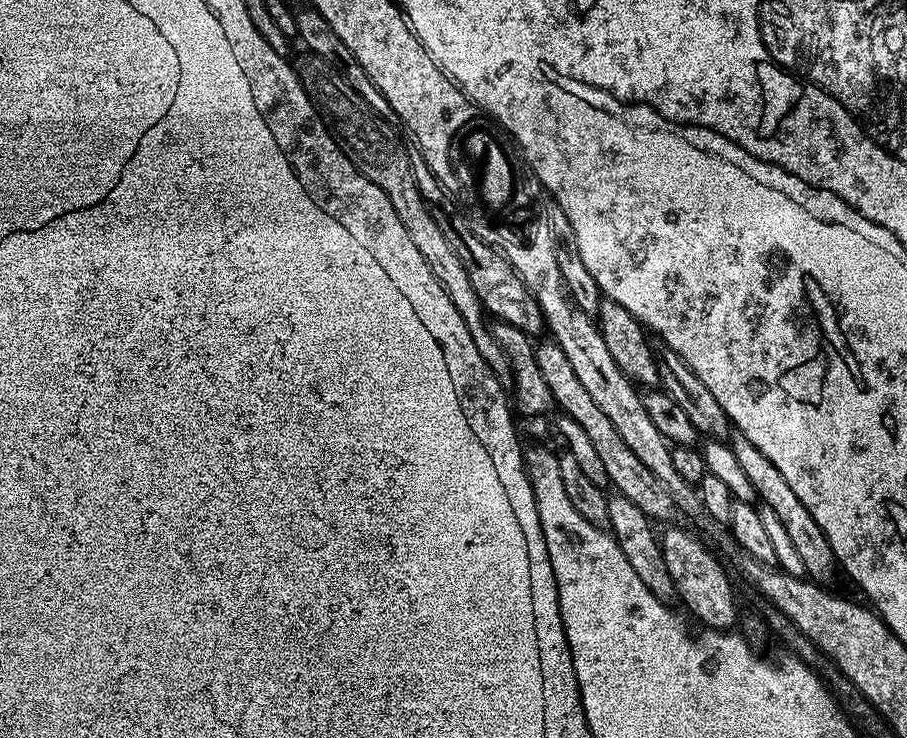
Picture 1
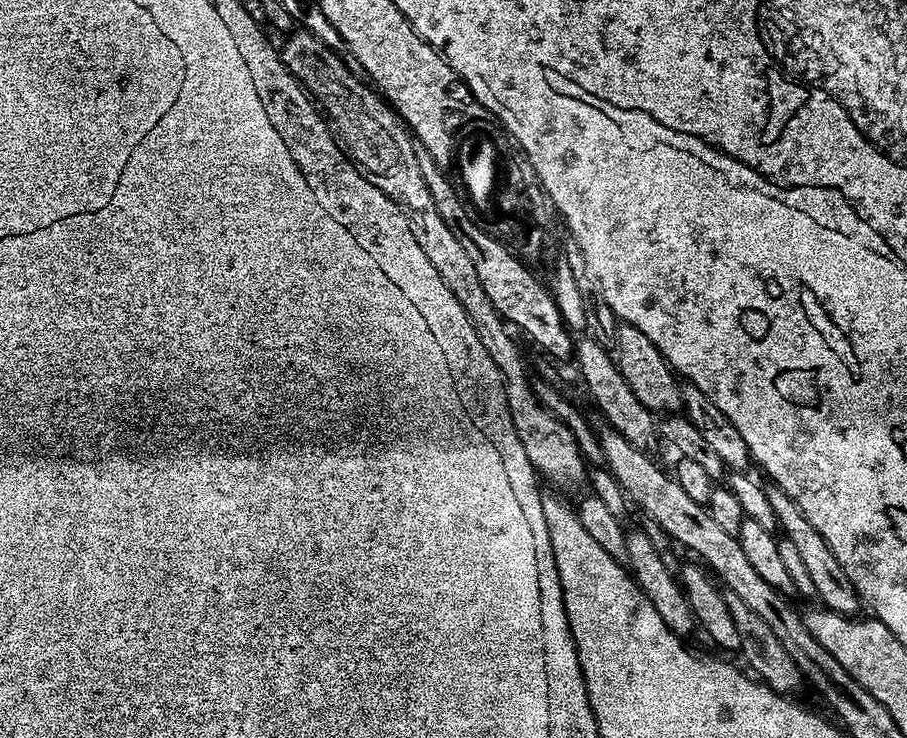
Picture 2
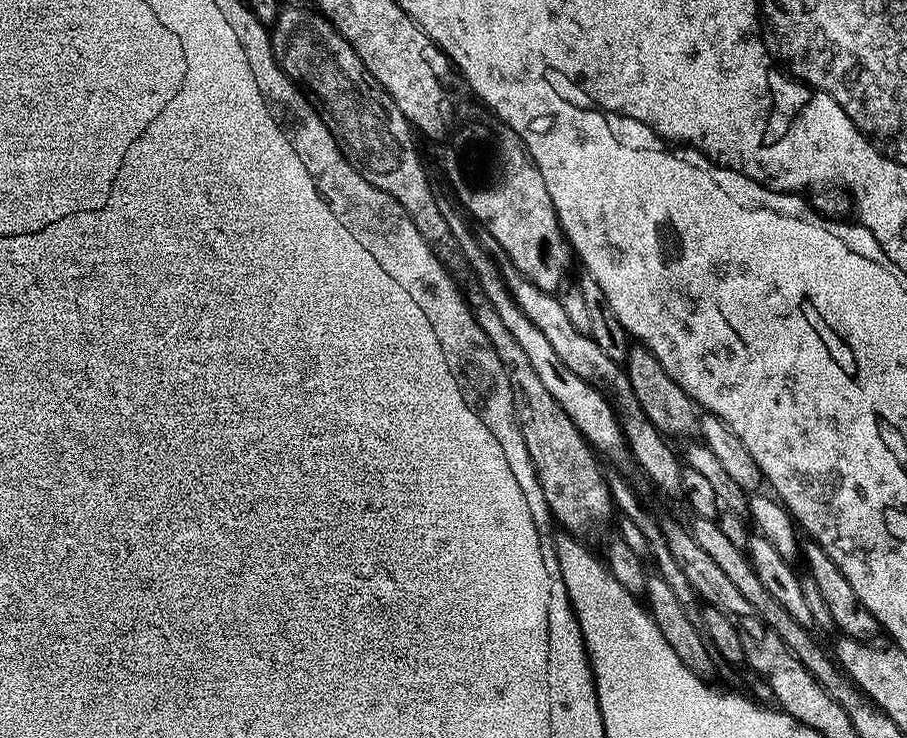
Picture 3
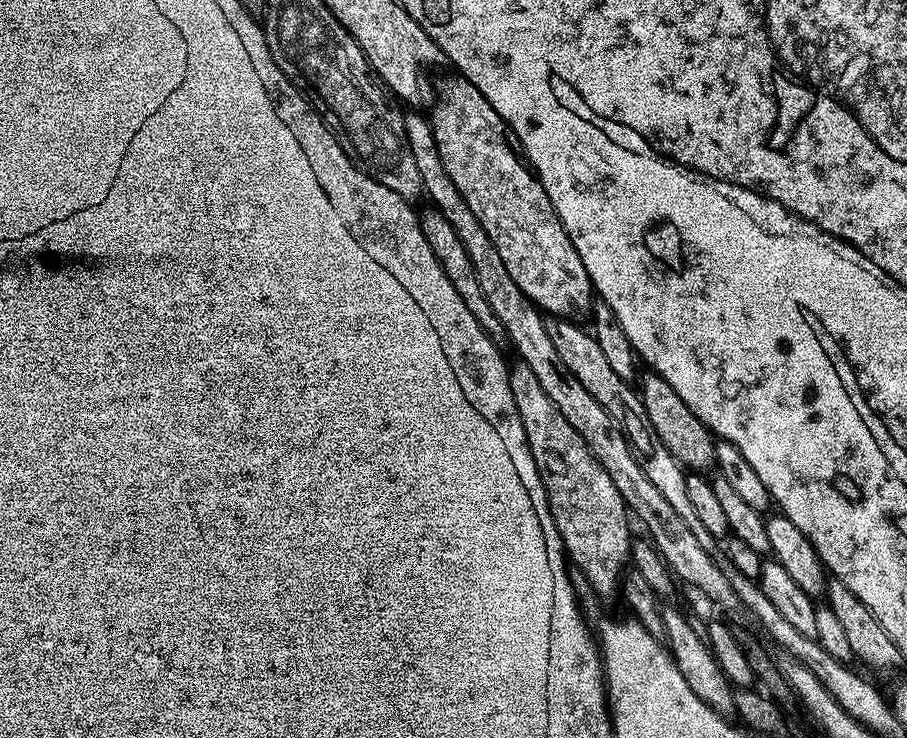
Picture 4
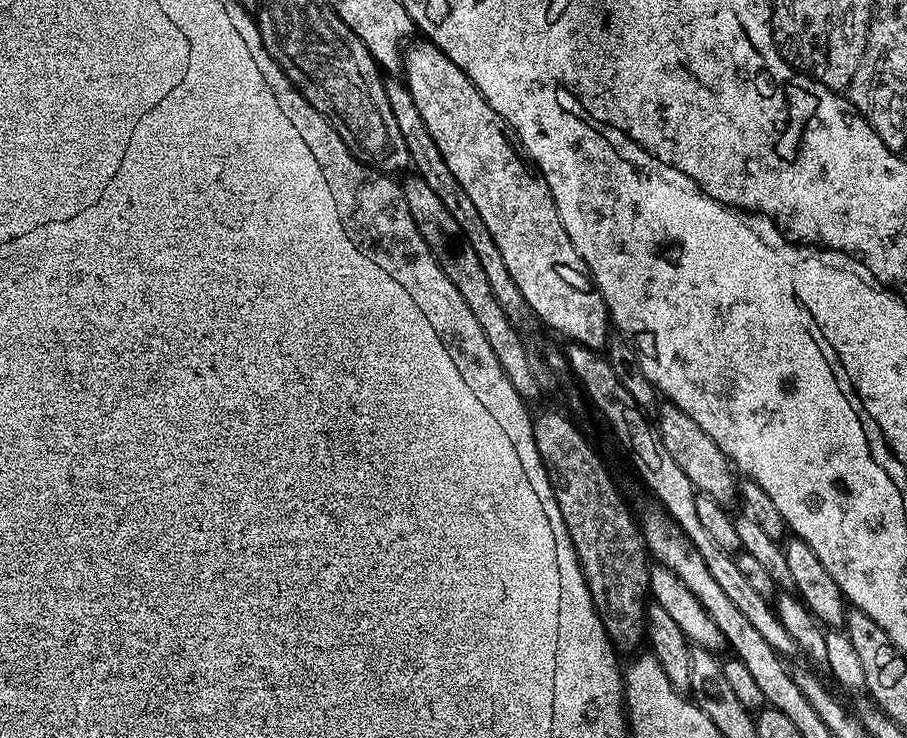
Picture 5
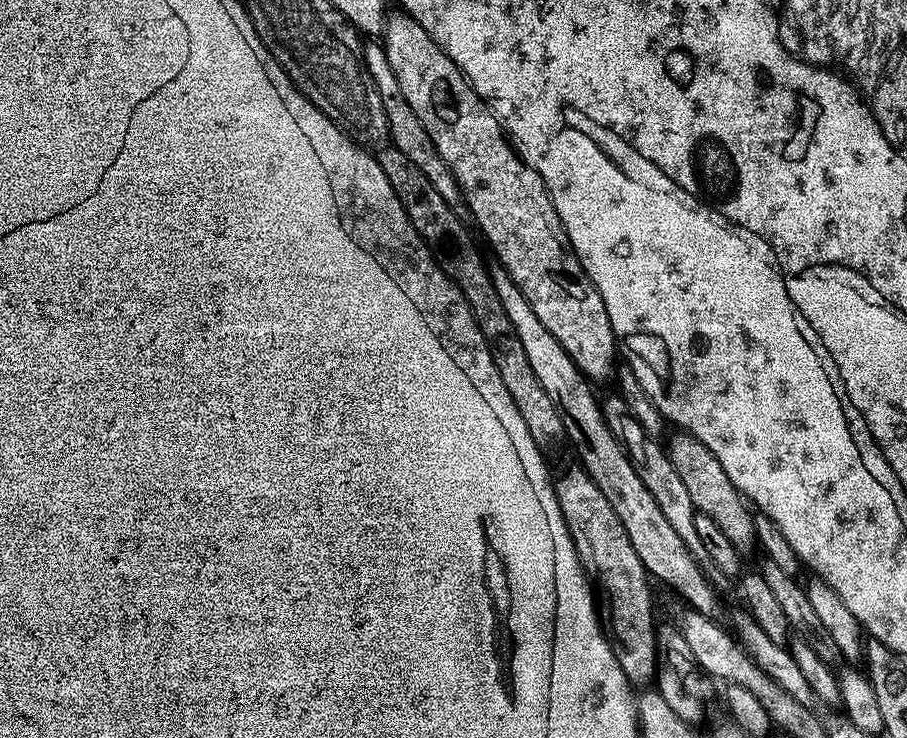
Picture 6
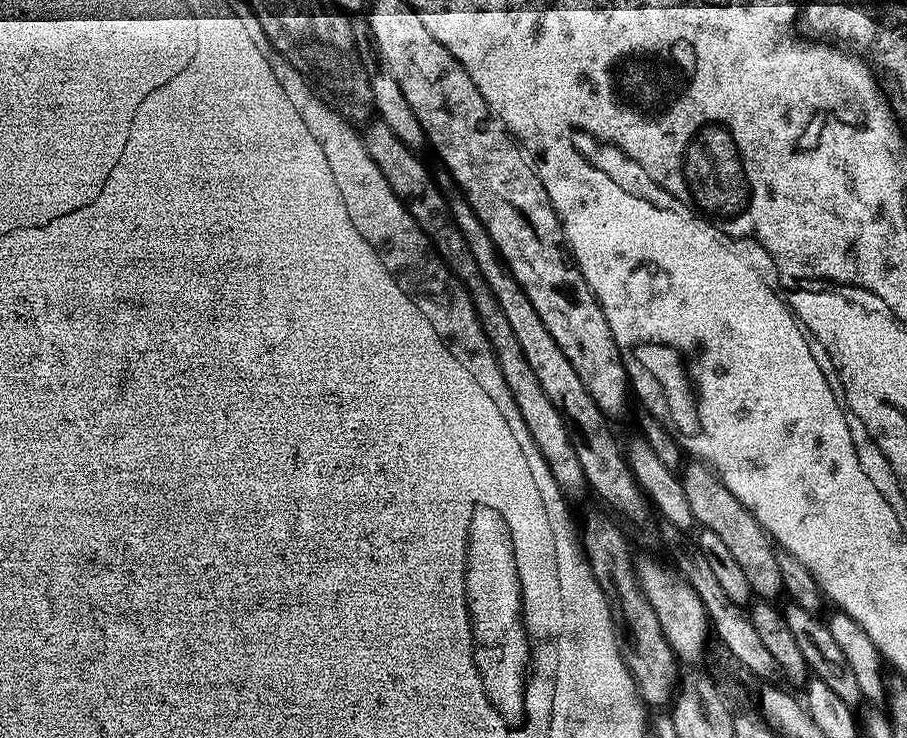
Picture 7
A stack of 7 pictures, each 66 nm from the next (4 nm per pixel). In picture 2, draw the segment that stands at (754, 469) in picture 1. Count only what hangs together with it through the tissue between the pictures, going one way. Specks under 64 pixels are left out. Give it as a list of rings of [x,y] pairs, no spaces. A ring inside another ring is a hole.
[[[768,486],[765,487],[764,493],[766,499],[770,501],[770,510],[774,510],[774,518],[779,531],[784,538],[794,542],[799,558],[803,560],[811,582],[817,591],[815,599],[823,607],[831,609],[832,612],[855,617],[859,613],[856,611],[861,611],[862,608],[860,595],[854,590],[854,582],[850,582],[846,570],[842,570],[838,558],[834,558],[834,550],[830,550],[826,538],[822,538],[822,534],[818,534],[818,530],[814,530],[814,525],[806,519],[806,514],[802,514],[802,510],[798,510],[798,502],[794,502],[794,498],[790,498],[790,494],[786,494],[786,490]]]

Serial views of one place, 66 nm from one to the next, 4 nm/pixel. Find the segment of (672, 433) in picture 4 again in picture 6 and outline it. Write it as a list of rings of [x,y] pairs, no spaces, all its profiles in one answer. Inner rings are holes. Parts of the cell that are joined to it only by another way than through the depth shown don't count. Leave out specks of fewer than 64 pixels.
[[[685,430],[677,431],[677,433],[677,436],[666,444],[667,456],[682,481],[685,482],[695,507],[708,515],[719,526],[722,534],[726,534],[729,542],[736,547],[737,553],[744,554],[752,547],[756,548],[758,544],[756,520],[754,515],[752,516],[751,510],[753,511],[753,509],[750,507],[749,501],[740,495],[734,482],[730,482],[726,470],[722,468],[722,462],[718,462],[716,455],[697,436],[693,436],[691,432]]]

